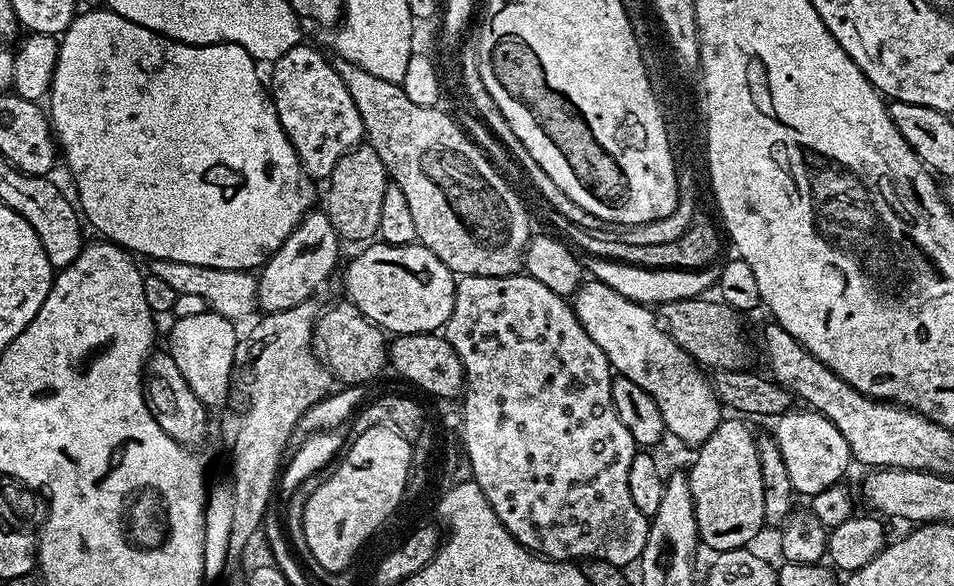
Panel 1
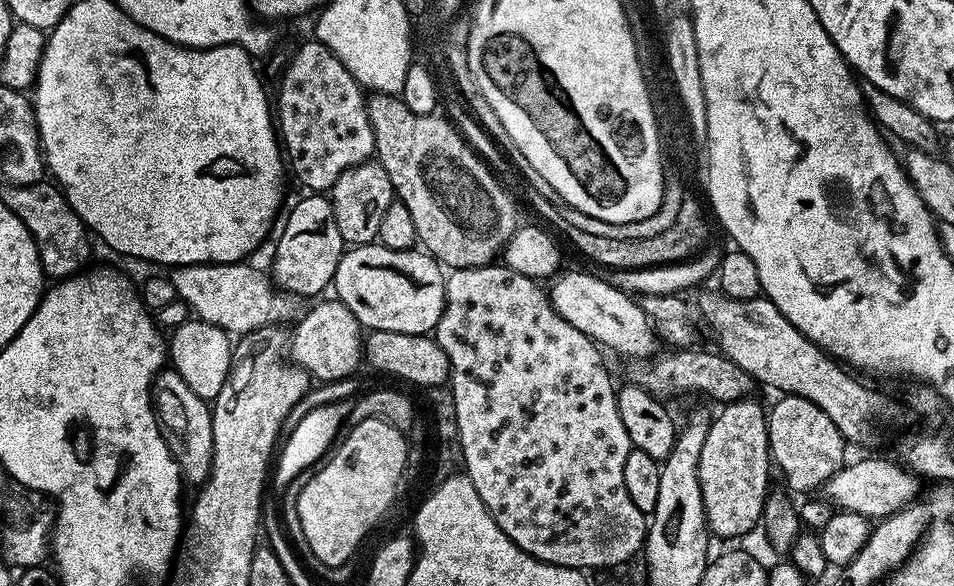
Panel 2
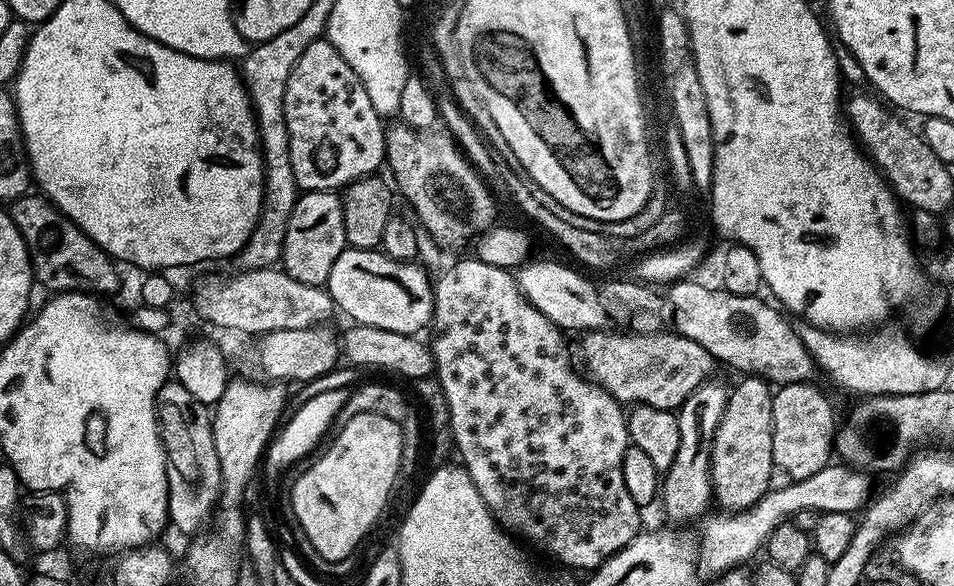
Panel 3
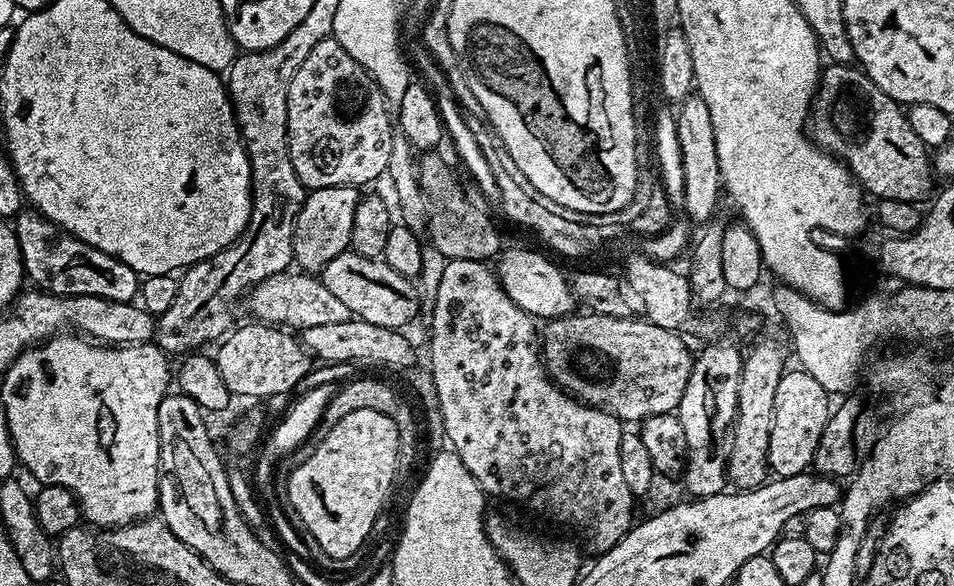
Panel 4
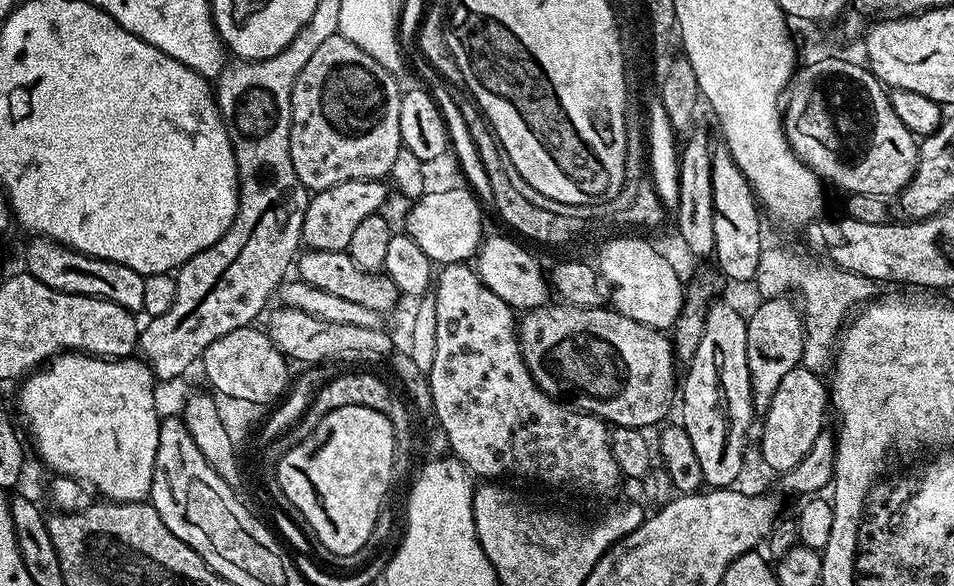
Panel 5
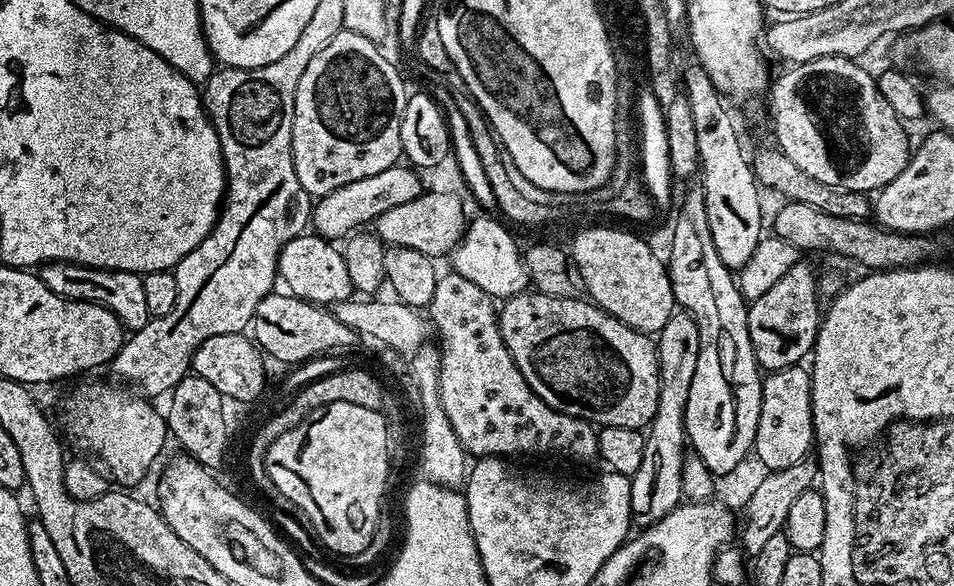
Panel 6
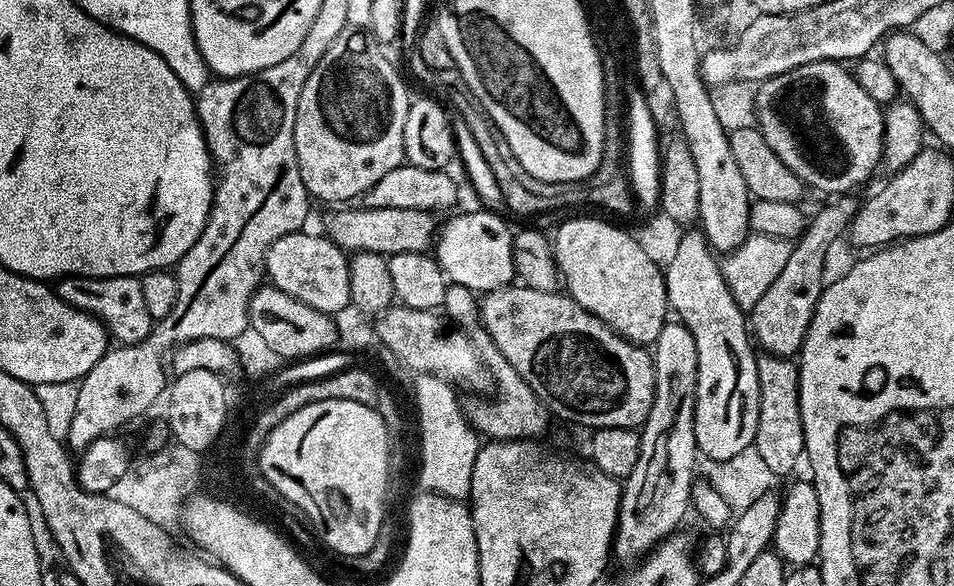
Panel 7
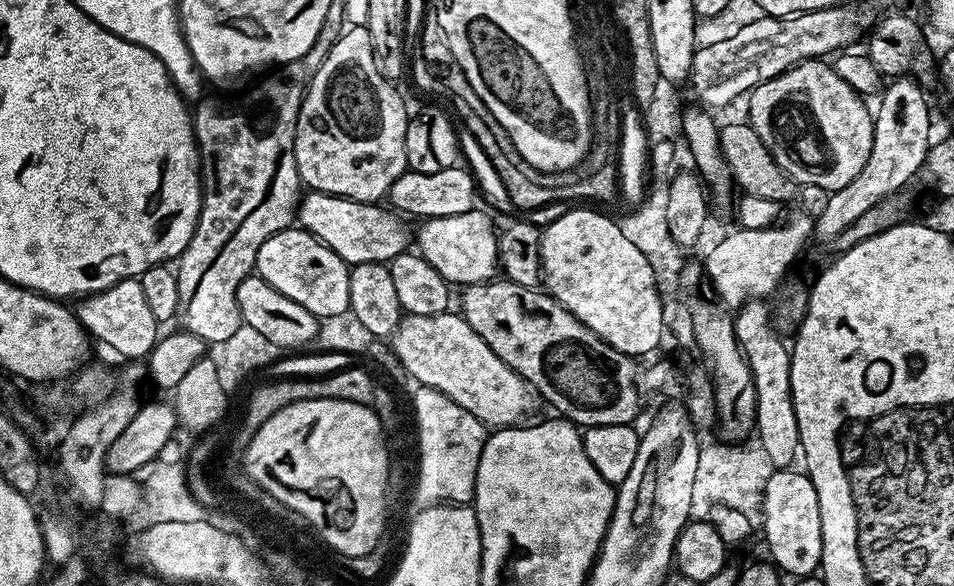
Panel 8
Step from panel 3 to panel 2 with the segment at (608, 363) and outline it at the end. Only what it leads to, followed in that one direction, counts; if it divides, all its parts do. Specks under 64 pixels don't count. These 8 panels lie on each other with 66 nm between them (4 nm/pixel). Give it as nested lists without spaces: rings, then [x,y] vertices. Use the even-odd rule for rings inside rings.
[[[668,350],[663,354],[657,355],[655,358],[646,360],[634,360],[627,366],[627,379],[631,383],[645,388],[651,396],[657,398],[669,398],[668,396],[680,396],[683,392],[705,392],[708,396],[713,396],[714,399],[720,400],[721,405],[733,404],[739,400],[747,400],[753,395],[754,381],[750,374],[746,374],[746,370],[742,370],[742,366],[738,366],[732,360],[726,359],[719,351],[711,350],[712,352],[698,352],[699,350]]]

